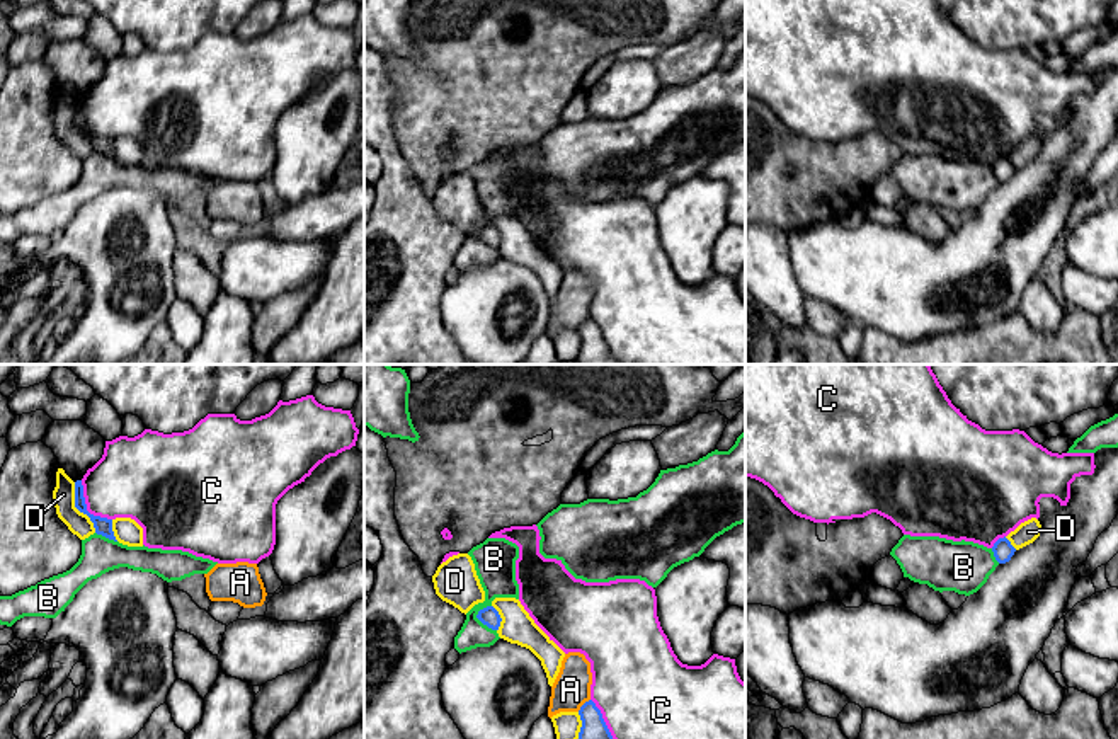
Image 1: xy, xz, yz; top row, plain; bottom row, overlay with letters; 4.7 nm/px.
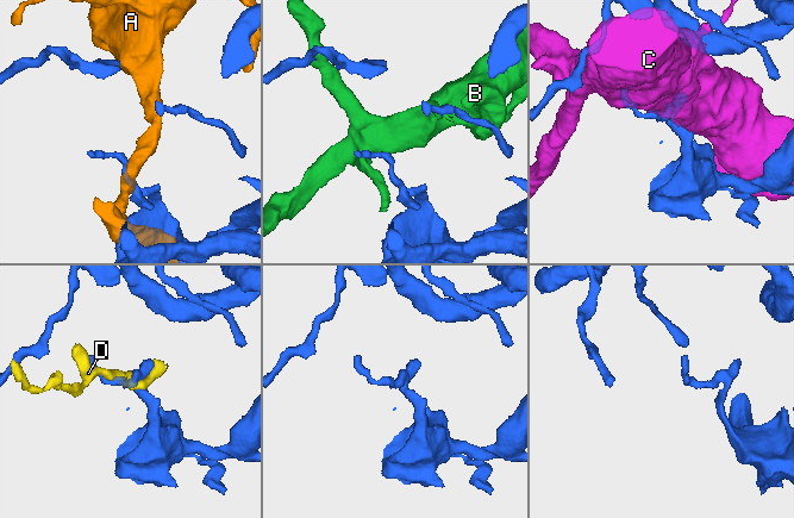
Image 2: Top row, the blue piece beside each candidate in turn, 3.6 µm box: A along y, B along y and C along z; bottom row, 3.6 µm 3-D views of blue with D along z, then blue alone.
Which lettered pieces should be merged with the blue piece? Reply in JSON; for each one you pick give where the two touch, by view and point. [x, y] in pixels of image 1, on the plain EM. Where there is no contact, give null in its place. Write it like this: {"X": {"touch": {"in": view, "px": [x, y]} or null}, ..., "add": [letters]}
{"D": {"touch": {"in": "xy", "px": [77, 126]}}, "add": ["D"]}

